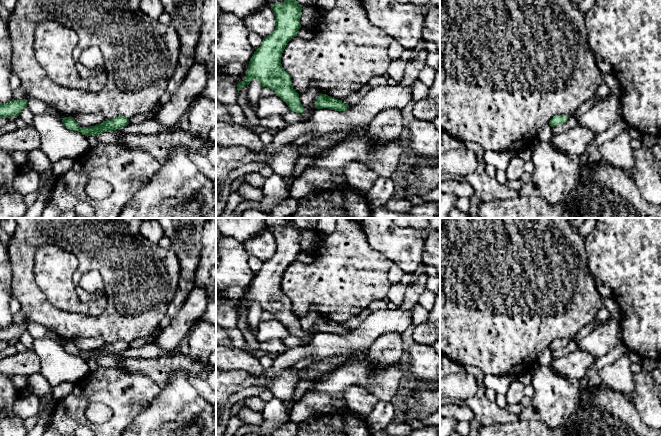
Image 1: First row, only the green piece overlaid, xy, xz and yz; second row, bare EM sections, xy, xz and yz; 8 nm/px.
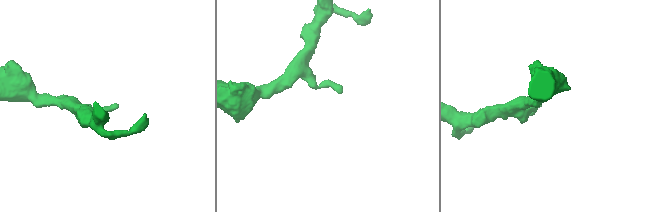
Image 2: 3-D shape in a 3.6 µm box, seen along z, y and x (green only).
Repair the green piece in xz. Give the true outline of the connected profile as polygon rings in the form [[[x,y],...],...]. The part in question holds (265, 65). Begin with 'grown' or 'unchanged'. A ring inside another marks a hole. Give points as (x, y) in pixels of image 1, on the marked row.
unchanged; [[[285,0],[282,3],[275,3],[272,9],[276,16],[275,30],[269,36],[263,38],[261,46],[254,52],[248,62],[249,66],[246,71],[245,81],[242,82],[239,80],[237,90],[239,92],[244,84],[248,87],[253,79],[257,79],[262,87],[274,90],[276,95],[288,105],[292,112],[303,113],[304,107],[300,102],[299,94],[293,89],[291,77],[281,64],[283,50],[287,43],[297,36],[297,32],[301,28],[302,5],[296,0]]]

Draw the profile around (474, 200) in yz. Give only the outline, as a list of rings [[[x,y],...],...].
[[[475,194],[470,197],[470,210],[469,210],[470,218],[480,218],[480,216],[478,215],[478,208],[480,203],[481,200]]]

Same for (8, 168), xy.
[[[0,149],[0,187],[9,187],[19,166],[13,161],[10,153]]]

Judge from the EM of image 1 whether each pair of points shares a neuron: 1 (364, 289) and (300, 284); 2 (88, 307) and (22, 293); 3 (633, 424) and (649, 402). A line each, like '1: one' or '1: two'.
1: one
2: two
3: two

